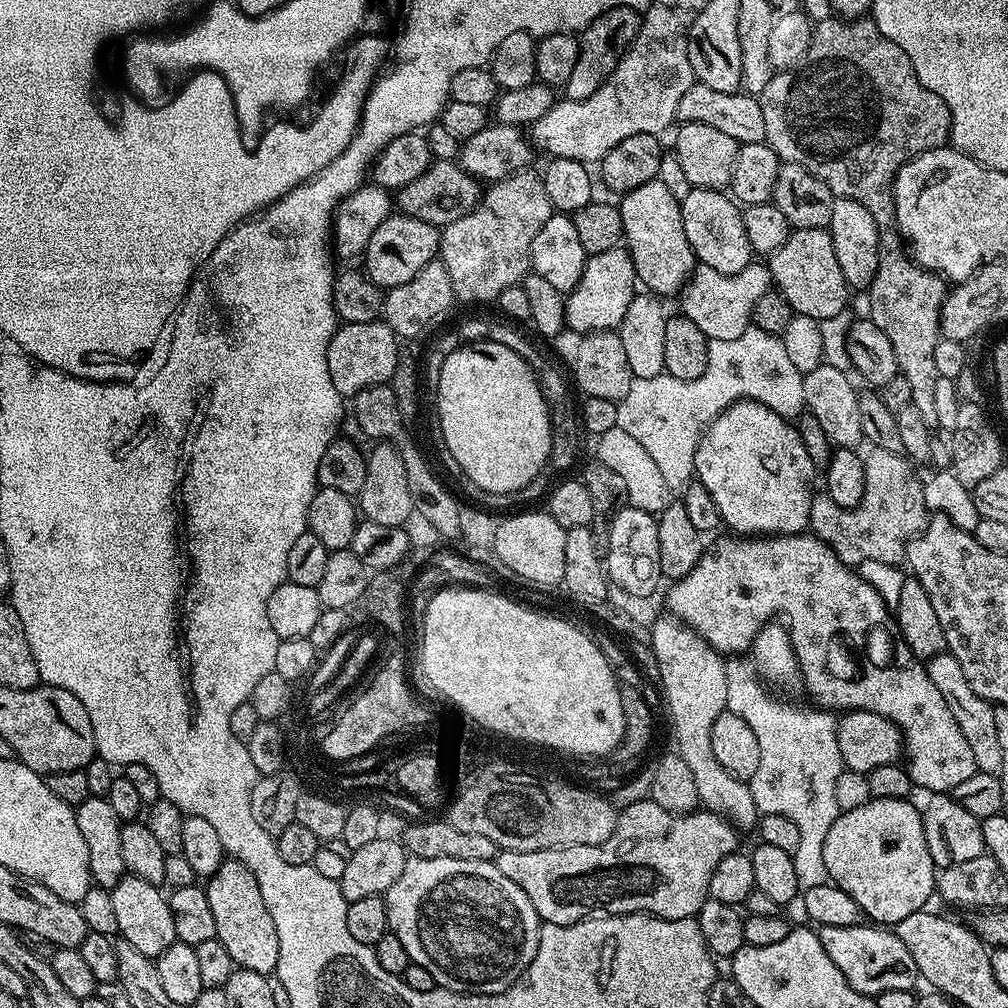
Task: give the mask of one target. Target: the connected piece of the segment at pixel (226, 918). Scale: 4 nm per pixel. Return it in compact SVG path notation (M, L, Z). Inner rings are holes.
M226 858L213 876L207 877L206 891L210 898L210 911L214 914L216 939L226 946L237 968L254 970L268 976L278 966L278 926L262 902L262 890L258 890L258 878L241 860Z

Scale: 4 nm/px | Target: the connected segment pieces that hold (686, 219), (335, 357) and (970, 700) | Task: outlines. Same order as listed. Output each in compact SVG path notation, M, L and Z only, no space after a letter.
M691 187L686 198L680 201L680 209L686 238L690 238L690 246L699 263L722 274L738 274L738 270L746 270L746 266L753 263L750 238L746 238L746 226L742 226L742 211L727 191Z
M383 319L357 324L341 323L326 350L326 366L330 366L330 382L334 382L334 390L338 390L340 396L351 398L370 386L389 383L399 366L396 337L396 332L390 330Z
M945 650L927 661L928 677L938 690L942 690L942 698L946 698L946 706L950 706L950 714L954 714L954 722L958 722L958 730L962 730L970 751L974 754L977 769L982 772L999 773L1002 766L1002 749L998 743L998 730L994 726L994 707L970 687L966 682L966 674L962 674L962 666L958 666L958 658Z

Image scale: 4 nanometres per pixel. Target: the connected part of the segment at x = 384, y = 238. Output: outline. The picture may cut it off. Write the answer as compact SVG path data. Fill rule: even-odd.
M393 214L374 230L370 242L362 257L363 271L382 290L402 286L402 282L410 282L426 262L437 259L440 251L441 229L430 222L422 222L418 218L410 218L403 214Z

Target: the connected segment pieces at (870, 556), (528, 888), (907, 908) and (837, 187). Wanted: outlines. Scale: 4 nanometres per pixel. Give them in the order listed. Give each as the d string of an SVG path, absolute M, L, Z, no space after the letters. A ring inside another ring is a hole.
M869 447L864 456L866 494L856 508L843 508L827 494L813 495L808 528L811 535L824 540L849 566L862 562L886 562L899 565L905 559L906 549L924 531L930 519L929 508L923 498L925 481L919 476L917 465L907 456Z
M637 798L631 801L624 811L616 817L614 834L598 846L570 846L569 848L547 848L546 850L530 850L529 852L500 850L497 851L494 862L498 866L498 870L502 870L502 874L506 874L506 878L510 878L510 882L514 882L514 886L521 888L526 894L526 898L530 898L534 910L540 915L544 924L576 924L579 920L586 920L597 914L625 916L631 912L646 912L650 916L666 918L667 920L691 920L699 915L700 907L710 899L710 882L719 868L719 863L741 847L739 846L740 836L741 833L737 828L718 812L697 810L677 814L670 810L662 810L662 806L655 804L651 798L644 798L644 800Z
M871 798L857 809L841 811L834 826L830 826L830 834L826 834L826 846L822 846L822 858L826 862L829 881L854 898L863 915L880 926L895 926L902 918L923 909L936 892L938 869L926 846L924 817L921 809L915 808L911 802L908 798Z
M831 18L817 23L812 33L810 46L806 50L806 54L800 59L799 65L779 69L772 75L770 82L766 82L766 90L758 93L758 99L762 106L762 118L766 122L766 142L778 153L783 163L796 163L798 166L804 167L814 178L824 182L836 198L845 196L854 202L862 202L862 206L866 206L866 210L870 210L870 214L874 214L874 222L880 227L880 233L878 234L878 274L874 274L874 282L866 292L868 308L872 311L869 312L870 318L876 323L878 330L882 330L882 334L886 334L886 338L890 338L890 346L894 346L894 358L908 383L911 403L915 404L917 410L922 410L922 414L928 414L928 410L934 410L934 386L937 378L934 348L942 339L940 308L944 305L944 297L948 295L950 288L944 277L937 272L927 272L910 255L900 235L900 230L896 227L896 208L892 204L892 183L896 180L898 170L906 162L910 162L915 156L920 156L923 152L943 148L949 143L952 135L952 119L946 102L942 102L942 98L938 98L938 94L934 94L934 90L926 90L926 86L922 86L922 82L918 82L918 74L914 74L914 66L910 62L910 58L906 58L906 50L902 50L902 46L890 42L890 38L883 36L876 29L876 23L871 18L857 18L855 20Z

